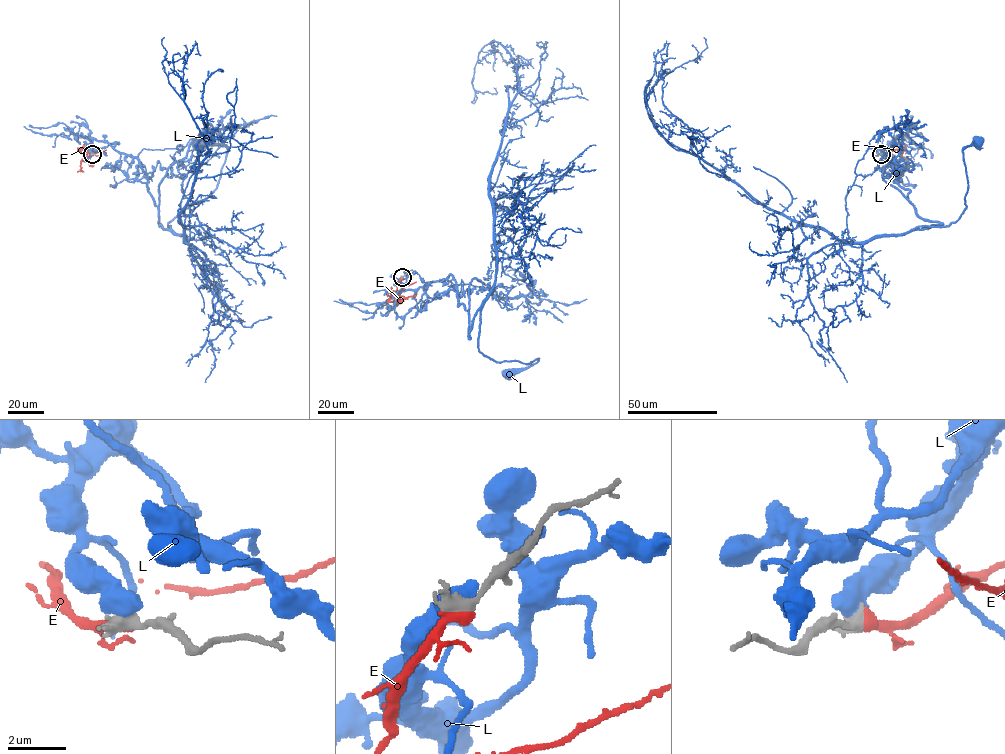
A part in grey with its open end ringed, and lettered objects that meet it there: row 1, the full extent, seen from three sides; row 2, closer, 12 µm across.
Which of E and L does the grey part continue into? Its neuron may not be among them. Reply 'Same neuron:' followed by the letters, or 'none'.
Same neuron: E

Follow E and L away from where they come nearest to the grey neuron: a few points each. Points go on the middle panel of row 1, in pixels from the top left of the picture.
E: (402, 278), (390, 297), (397, 297), (390, 293), (391, 289), (387, 296)
L: (402, 277), (402, 289), (418, 289), (451, 275), (469, 338), (479, 310), (479, 350), (538, 358), (508, 372)

